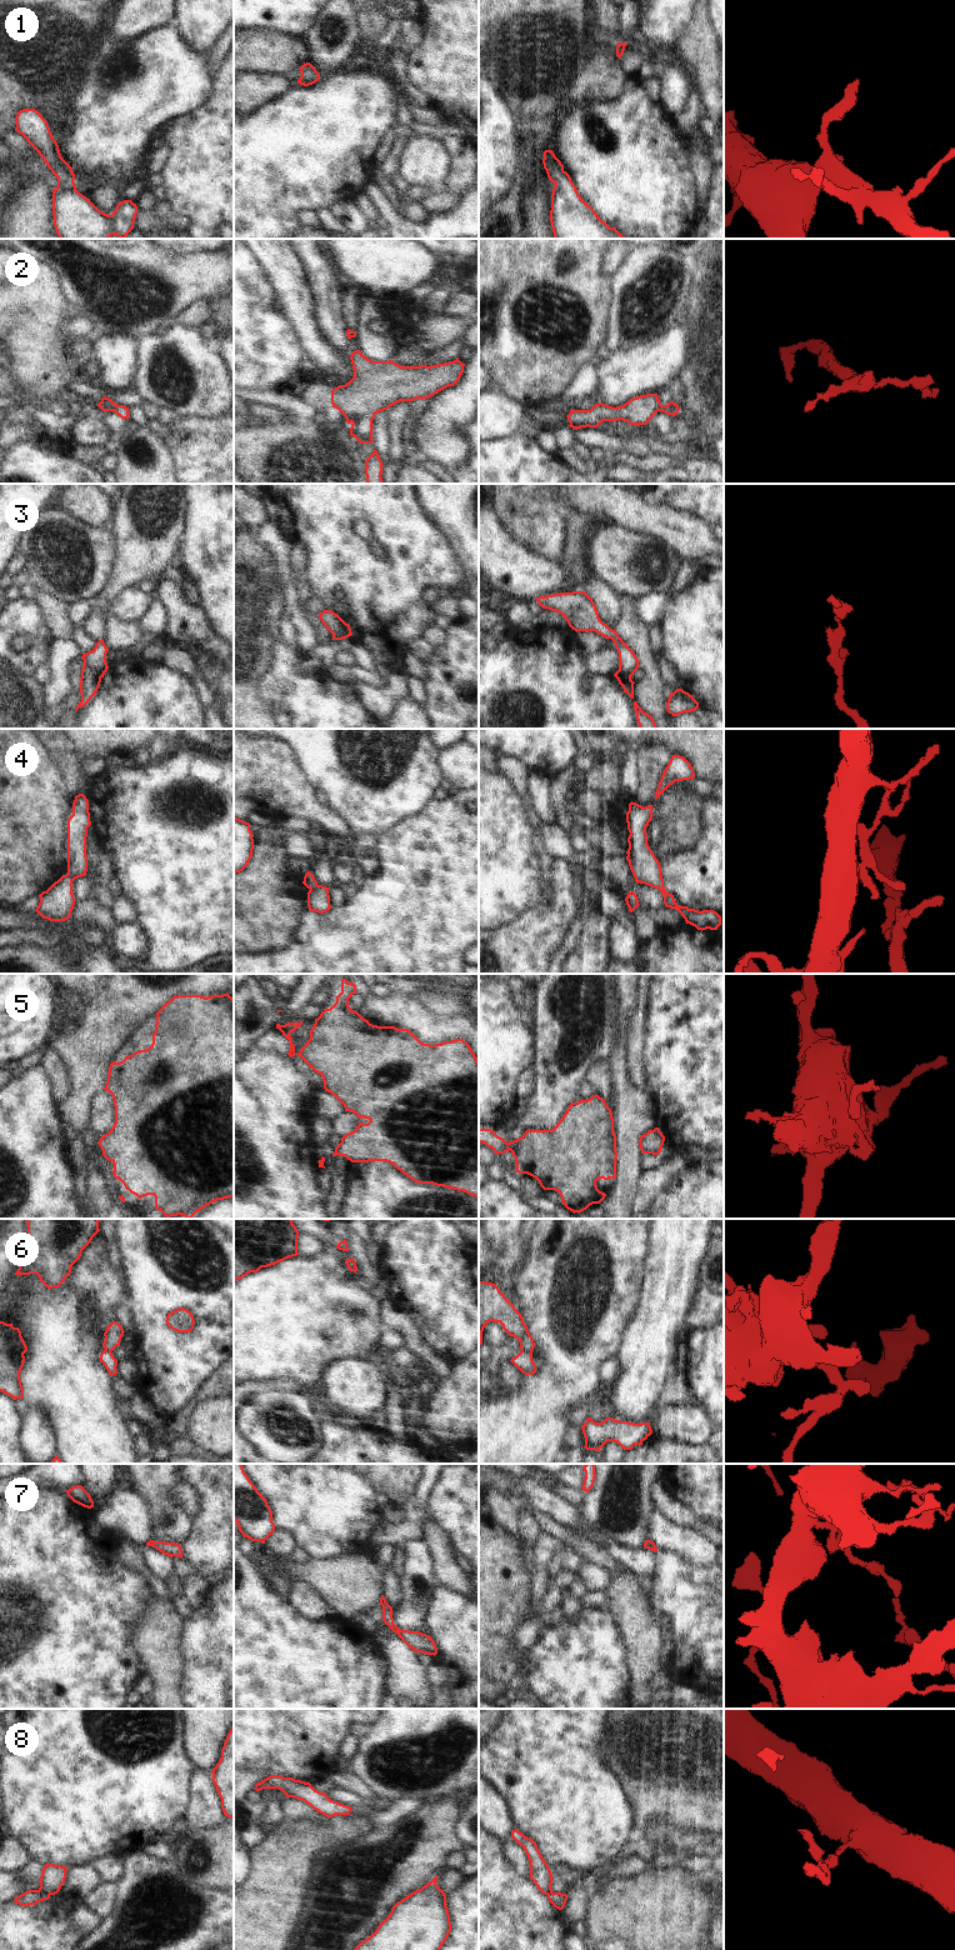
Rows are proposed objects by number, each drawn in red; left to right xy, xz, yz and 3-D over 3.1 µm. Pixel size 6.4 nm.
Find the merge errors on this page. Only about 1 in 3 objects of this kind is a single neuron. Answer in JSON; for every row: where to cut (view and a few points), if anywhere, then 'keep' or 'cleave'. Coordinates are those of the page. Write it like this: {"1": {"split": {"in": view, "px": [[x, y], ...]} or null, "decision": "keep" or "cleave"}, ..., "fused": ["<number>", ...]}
{"1": {"split": null, "decision": "keep"}, "2": {"split": {"in": "xz", "px": [[374, 414], [366, 414], [353, 423]]}, "decision": "cleave"}, "3": {"split": {"in": "xy", "px": [[84, 661], [100, 678]]}, "decision": "cleave"}, "4": {"split": {"in": "xz", "px": [[318, 885], [310, 890]]}, "decision": "cleave"}, "5": {"split": null, "decision": "keep"}, "6": {"split": {"in": "yz", "px": [[521, 1349], [531, 1353]]}, "decision": "cleave"}, "7": {"split": null, "decision": "keep"}, "8": {"split": {"in": "xy", "px": [[38, 1890], [49, 1895]]}, "decision": "cleave"}, "fused": ["2", "3", "4", "6", "8"]}

